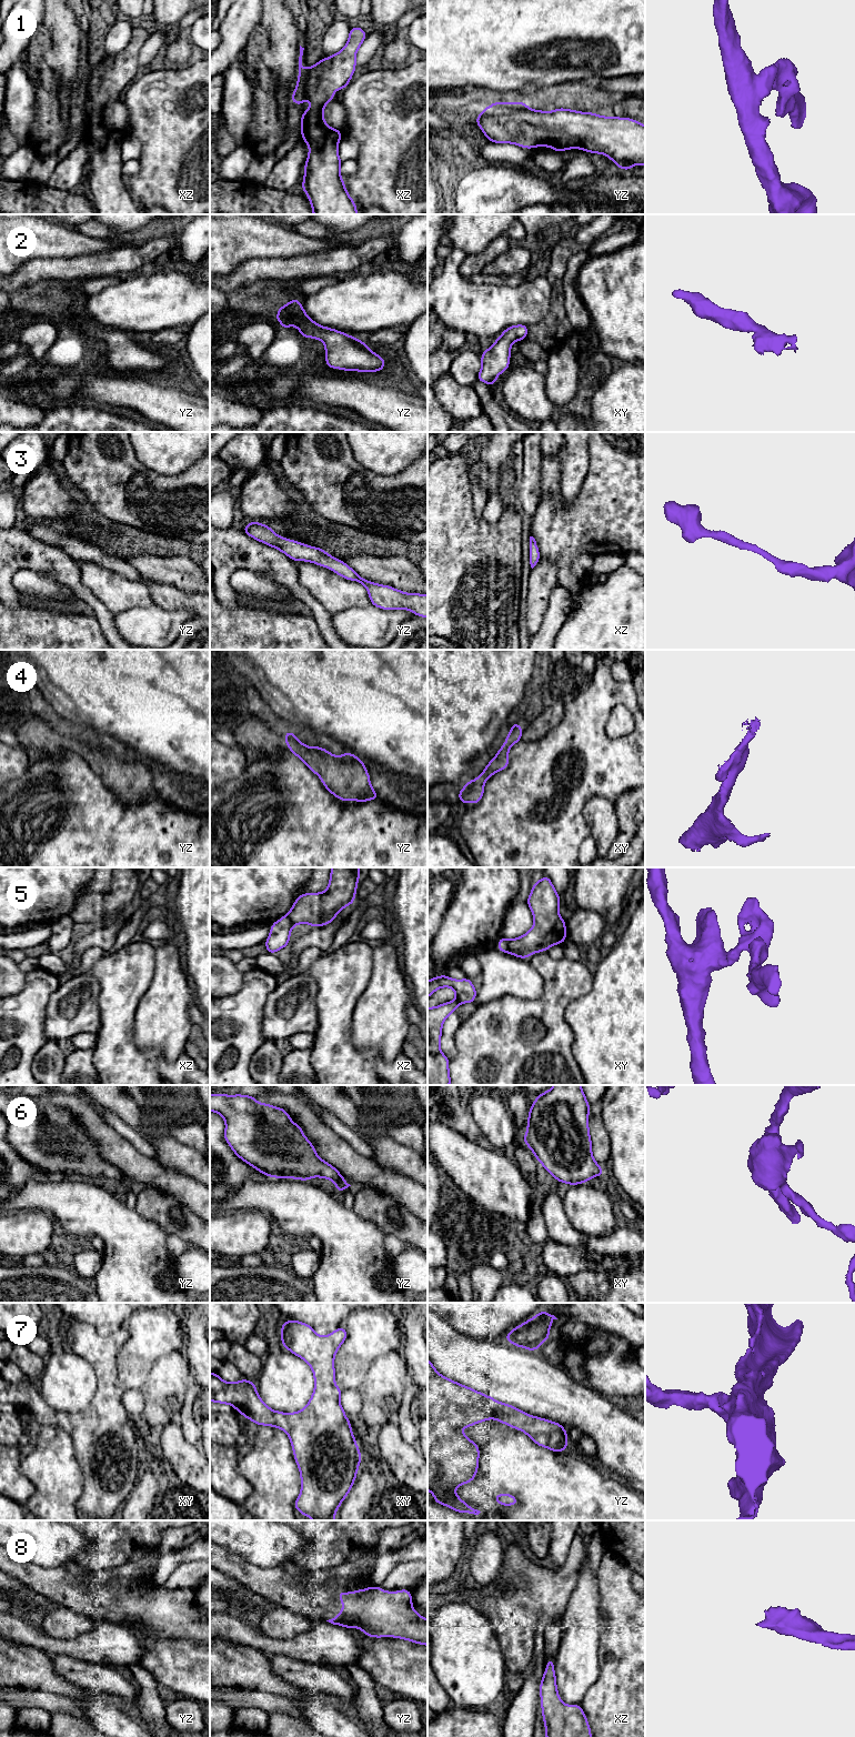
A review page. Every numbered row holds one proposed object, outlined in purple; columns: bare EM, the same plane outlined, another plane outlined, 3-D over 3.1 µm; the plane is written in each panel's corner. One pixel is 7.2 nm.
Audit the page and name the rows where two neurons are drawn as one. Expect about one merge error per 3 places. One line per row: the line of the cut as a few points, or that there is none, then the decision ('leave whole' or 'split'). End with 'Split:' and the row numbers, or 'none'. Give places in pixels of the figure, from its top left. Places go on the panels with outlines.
1: no cut; leave whole
2: no cut; leave whole
3: no cut; leave whole
4: no cut; leave whole
5: cut in xy along (509, 940), (506, 952); split
6: no cut; leave whole
7: no cut; leave whole
8: no cut; leave whole
Split: 5

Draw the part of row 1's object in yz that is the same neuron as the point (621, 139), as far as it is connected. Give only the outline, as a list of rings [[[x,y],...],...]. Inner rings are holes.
[[[493,102],[477,116],[475,124],[494,143],[513,143],[525,149],[551,147],[555,152],[582,149],[608,157],[625,171],[635,164],[645,165],[645,125],[630,118],[602,117],[593,112],[570,109],[541,111],[530,109],[525,102]]]

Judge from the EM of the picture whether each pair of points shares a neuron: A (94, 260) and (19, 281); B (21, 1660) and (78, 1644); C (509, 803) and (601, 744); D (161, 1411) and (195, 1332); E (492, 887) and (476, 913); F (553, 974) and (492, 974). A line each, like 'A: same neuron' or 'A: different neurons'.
A: same neuron
B: different neurons
C: same neuron
D: different neurons
E: same neuron
F: different neurons

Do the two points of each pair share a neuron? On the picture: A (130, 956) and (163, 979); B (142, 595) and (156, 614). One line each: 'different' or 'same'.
A: different
B: different

